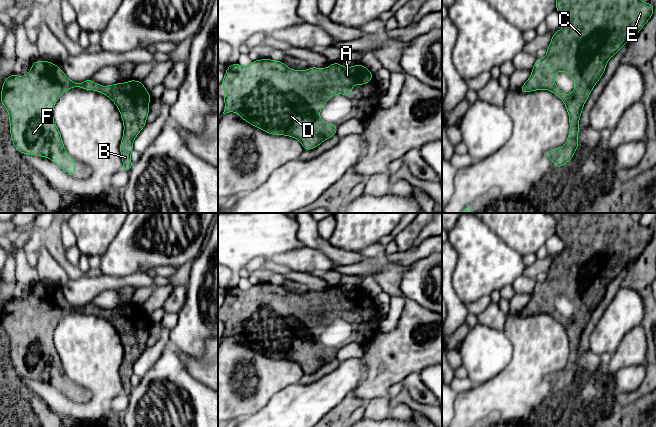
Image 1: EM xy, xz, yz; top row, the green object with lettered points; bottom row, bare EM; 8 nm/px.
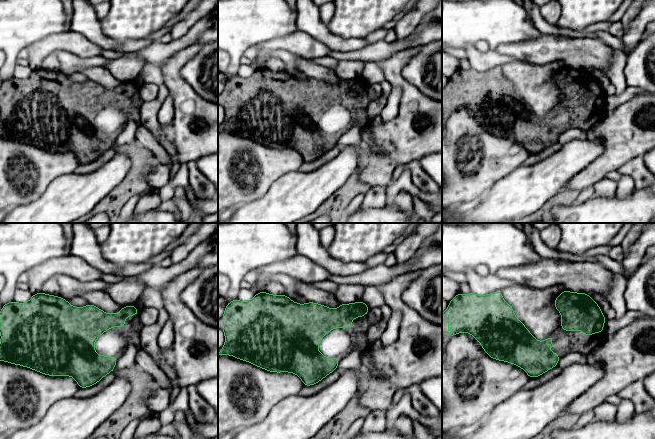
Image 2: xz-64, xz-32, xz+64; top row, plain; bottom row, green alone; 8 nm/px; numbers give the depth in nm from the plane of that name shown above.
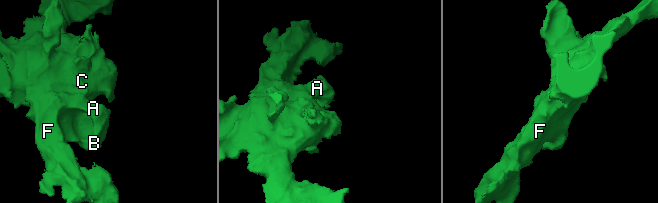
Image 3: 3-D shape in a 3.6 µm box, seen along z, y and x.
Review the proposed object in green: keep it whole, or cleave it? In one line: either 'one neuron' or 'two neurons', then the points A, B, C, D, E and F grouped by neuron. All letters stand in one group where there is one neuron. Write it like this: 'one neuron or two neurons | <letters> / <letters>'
one neuron | A B C D E F

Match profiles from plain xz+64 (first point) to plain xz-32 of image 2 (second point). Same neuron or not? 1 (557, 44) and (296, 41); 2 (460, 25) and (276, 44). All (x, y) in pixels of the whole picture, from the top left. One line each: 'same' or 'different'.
1: same
2: different

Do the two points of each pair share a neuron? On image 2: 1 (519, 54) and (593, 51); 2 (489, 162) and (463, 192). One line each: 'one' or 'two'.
1: one
2: one

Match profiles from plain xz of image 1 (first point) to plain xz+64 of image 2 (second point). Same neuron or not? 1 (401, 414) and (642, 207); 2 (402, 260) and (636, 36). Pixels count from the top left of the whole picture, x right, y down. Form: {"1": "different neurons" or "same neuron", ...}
{"1": "different neurons", "2": "different neurons"}

